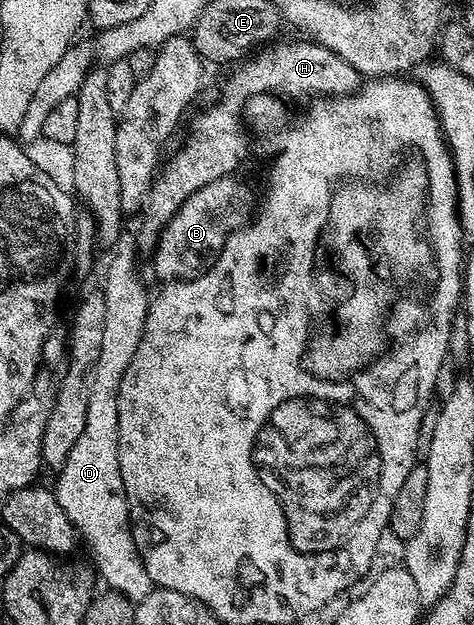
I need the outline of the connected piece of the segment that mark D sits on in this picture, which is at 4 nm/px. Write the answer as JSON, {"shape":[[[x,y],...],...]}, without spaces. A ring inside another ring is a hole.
{"shape":[[[124,231],[119,234],[114,245],[110,246],[111,266],[107,269],[107,278],[103,281],[101,292],[105,299],[105,331],[101,331],[101,355],[97,359],[93,370],[93,376],[89,384],[89,415],[85,423],[85,431],[73,443],[73,451],[65,459],[65,463],[58,470],[59,482],[53,485],[53,492],[57,503],[65,507],[65,515],[75,524],[75,532],[87,544],[91,552],[89,558],[94,572],[98,574],[108,590],[115,590],[134,603],[145,599],[152,591],[152,583],[149,571],[143,566],[141,555],[135,546],[135,540],[131,534],[131,504],[127,502],[127,492],[121,479],[121,467],[119,466],[119,416],[117,415],[117,395],[119,384],[133,359],[137,355],[137,347],[141,343],[141,335],[145,331],[145,319],[149,304],[149,292],[143,286],[139,273],[135,270],[135,249],[137,250],[137,237],[133,232]]]}

